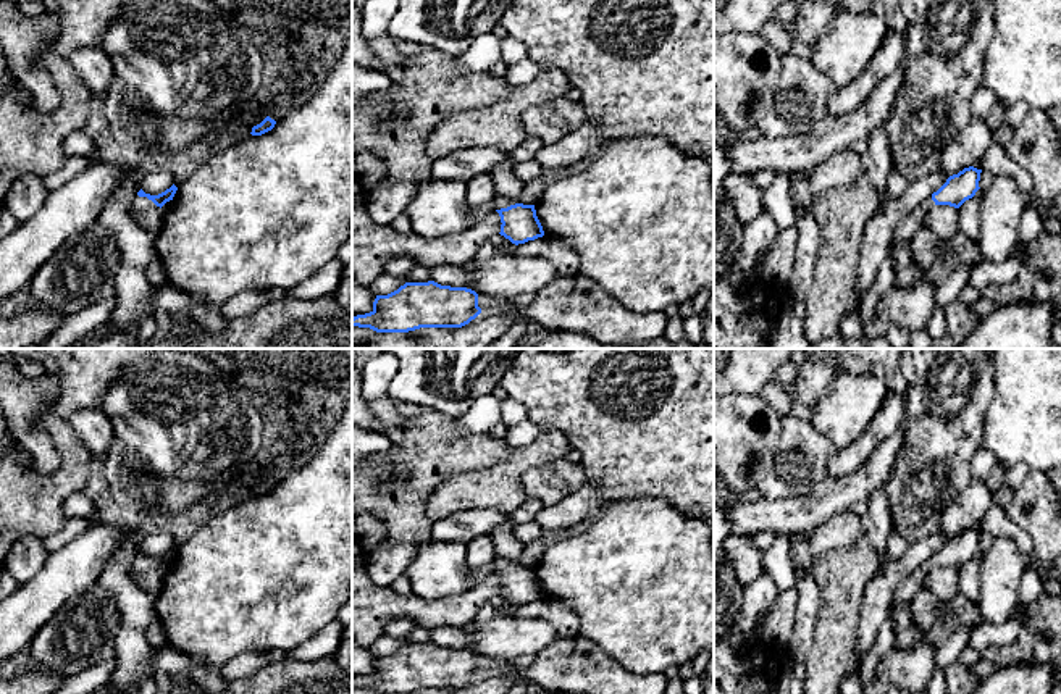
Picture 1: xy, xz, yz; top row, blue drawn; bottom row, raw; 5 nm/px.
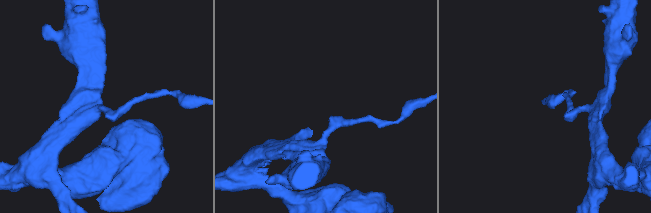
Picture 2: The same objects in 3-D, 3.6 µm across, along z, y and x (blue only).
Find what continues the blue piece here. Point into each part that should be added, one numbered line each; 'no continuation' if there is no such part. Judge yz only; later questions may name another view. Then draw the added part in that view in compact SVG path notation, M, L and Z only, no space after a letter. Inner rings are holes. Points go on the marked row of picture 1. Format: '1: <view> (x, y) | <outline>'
1: yz (908, 226) | M932 197L925 199L911 215L904 216L895 232L891 240L896 245L901 245L904 242L909 242L912 239L912 236L922 228L925 226L925 218L929 215L929 211L935 207L935 202L932 200Z

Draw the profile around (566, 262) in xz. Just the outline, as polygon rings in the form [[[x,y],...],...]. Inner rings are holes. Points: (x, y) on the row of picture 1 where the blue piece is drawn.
[[[543,236],[518,244],[512,253],[517,257],[538,257],[549,260],[554,265],[556,278],[573,278],[580,271],[578,255],[559,239]]]

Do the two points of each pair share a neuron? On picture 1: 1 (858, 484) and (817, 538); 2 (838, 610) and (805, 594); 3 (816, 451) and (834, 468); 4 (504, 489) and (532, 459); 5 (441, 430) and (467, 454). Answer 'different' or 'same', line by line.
1: different
2: different
3: different
4: same
5: same

